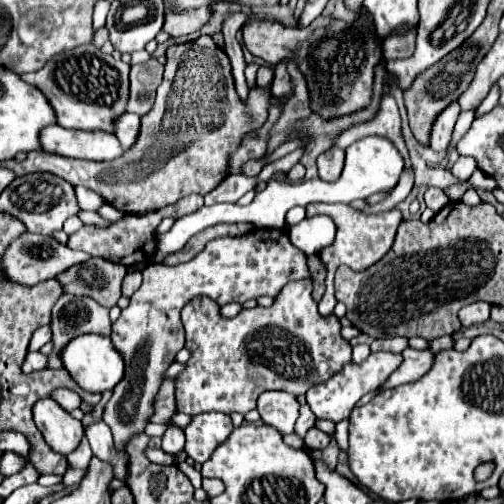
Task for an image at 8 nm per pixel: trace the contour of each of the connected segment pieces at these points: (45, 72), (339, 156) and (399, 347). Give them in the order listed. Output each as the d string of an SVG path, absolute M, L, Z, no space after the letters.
M93 43L59 53L43 69L25 73L21 79L45 93L57 113L57 123L65 129L113 133L113 121L125 113L129 101L129 65L105 55Z
M329 149L317 157L317 167L319 167L319 177L323 181L337 181L341 171L343 171L343 149Z
M391 337L391 339L375 339L371 343L371 351L389 351L401 353L407 347L407 337Z

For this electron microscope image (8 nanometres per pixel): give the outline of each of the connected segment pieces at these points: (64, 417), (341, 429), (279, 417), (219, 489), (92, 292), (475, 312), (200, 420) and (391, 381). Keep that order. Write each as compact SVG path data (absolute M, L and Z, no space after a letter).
M53 399L37 401L33 407L33 419L43 433L45 441L61 455L73 453L83 439L83 425L71 413L61 409Z
M343 419L343 421L339 421L335 425L335 439L337 439L337 443L339 443L339 447L343 451L347 451L347 429L349 429L349 421L347 419Z
M265 391L257 399L257 411L267 425L289 435L293 433L293 425L299 415L299 401L287 391Z
M203 479L203 489L207 491L209 497L217 497L225 491L225 485L223 481L217 481L217 479Z
M93 257L73 269L67 269L57 279L65 293L87 295L103 307L113 307L121 297L121 281L125 273L127 269L123 265Z
M475 301L473 305L467 305L465 309L461 309L459 313L459 321L463 327L471 327L475 323L483 323L489 319L489 311L491 311L491 305L485 303L485 301Z
M201 413L195 415L191 425L187 425L183 431L187 437L187 455L197 463L205 463L211 457L213 449L229 437L233 423L231 417L223 413Z
M405 349L403 353L403 363L395 369L395 373L389 375L389 379L379 387L383 389L391 389L403 383L411 383L417 381L421 375L425 375L429 371L429 367L433 365L433 353L431 351L417 351L417 349Z

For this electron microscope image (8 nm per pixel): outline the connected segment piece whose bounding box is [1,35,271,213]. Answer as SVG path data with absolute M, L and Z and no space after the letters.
M207 35L207 43L203 43L201 37L167 49L165 75L157 89L155 105L141 117L139 141L133 149L125 151L123 157L107 163L93 163L59 157L47 151L33 151L21 163L11 159L1 165L15 171L15 175L47 171L63 177L75 187L85 185L123 213L157 211L177 203L189 193L207 195L231 175L229 155L239 149L249 129L261 127L267 121L270 96L269 90L258 87L250 91L247 103L241 103L235 93L227 53Z

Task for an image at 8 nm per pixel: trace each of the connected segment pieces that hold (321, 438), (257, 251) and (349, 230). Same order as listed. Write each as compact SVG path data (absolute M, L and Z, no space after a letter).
M313 427L313 429L309 429L307 435L305 435L305 445L311 447L311 449L325 449L325 447L329 445L329 435L323 433L321 429Z
M253 229L251 233L247 233L243 237L213 239L205 245L205 249L197 257L193 257L187 263L175 265L175 267L167 267L163 263L147 265L143 269L141 287L131 295L129 307L121 311L121 317L111 327L111 341L113 341L115 349L121 351L125 357L125 377L123 377L121 385L117 385L113 389L113 395L103 411L103 421L113 431L115 449L125 451L125 445L129 443L129 439L143 433L145 425L149 423L151 415L155 413L155 397L157 397L161 383L165 379L165 371L169 369L171 363L175 363L175 355L185 347L185 333L183 333L179 313L187 301L191 301L195 295L209 295L219 305L225 305L231 301L245 303L247 299L257 299L261 295L275 297L285 283L295 281L295 279L307 279L307 277L309 277L309 273L307 273L305 255L297 247L293 247L285 229Z
M313 203L307 205L305 211L307 211L307 217L327 215L327 217L333 219L333 223L337 227L335 241L329 247L321 249L321 253L319 253L319 259L327 267L327 289L325 289L323 299L319 301L319 313L321 315L331 315L333 307L337 305L337 299L333 295L333 275L335 275L335 269L339 265L349 265L353 271L363 271L363 269L369 269L371 265L375 265L379 259L383 259L387 255L387 251L393 247L395 233L397 233L399 223L403 221L403 215L401 215L399 209L383 211L383 213L377 213L377 215L371 215L371 213L367 215L367 213L359 211L359 209L353 209L347 203L333 203L333 205L331 203Z

